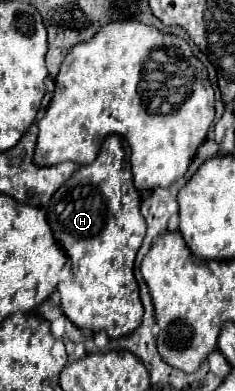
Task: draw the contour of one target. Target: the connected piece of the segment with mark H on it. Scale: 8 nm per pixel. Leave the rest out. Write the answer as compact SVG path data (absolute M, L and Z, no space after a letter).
M111 135L101 145L99 157L79 167L61 189L51 197L51 203L47 207L47 221L53 229L53 235L57 243L65 249L67 261L63 267L61 281L57 285L57 291L61 293L61 309L67 315L69 321L73 321L79 329L89 331L105 331L111 339L129 335L135 331L143 319L143 305L139 301L139 287L133 275L133 263L135 255L141 247L141 241L145 237L145 219L139 211L139 193L133 185L133 173L129 163L129 145L123 137Z

